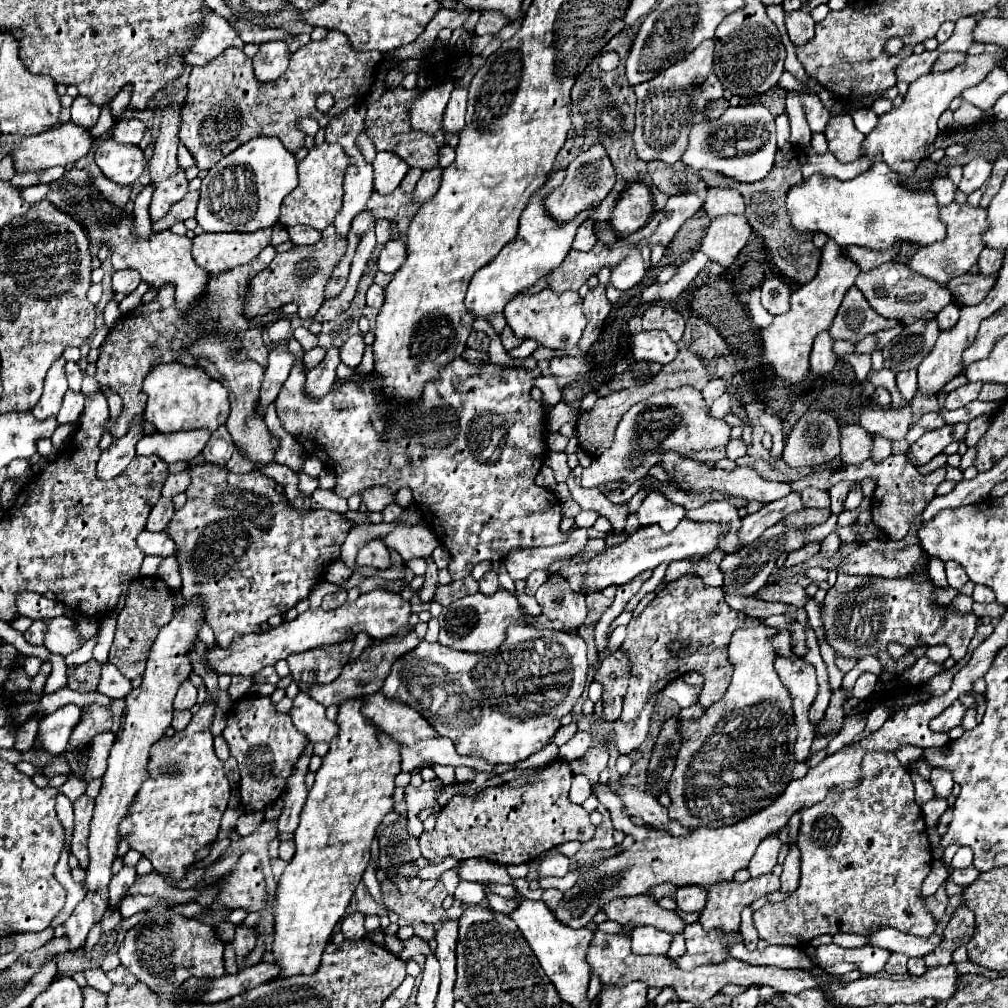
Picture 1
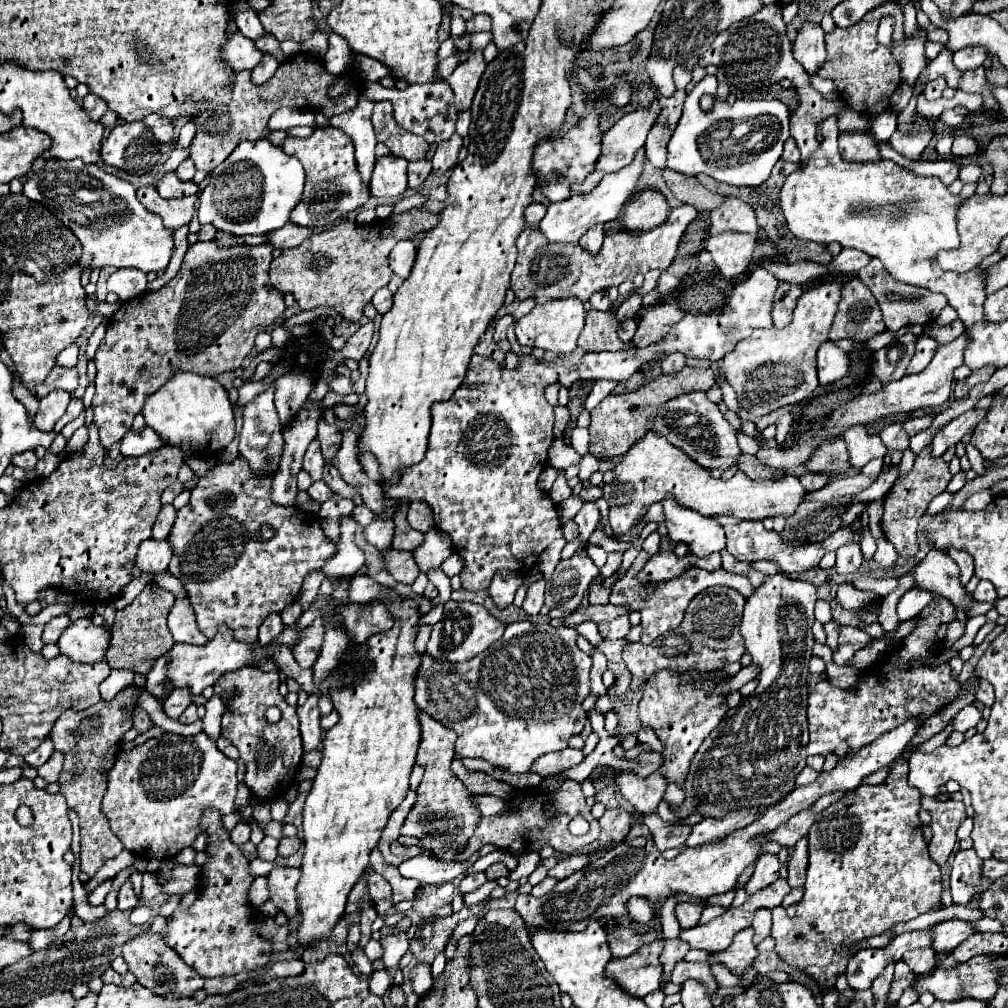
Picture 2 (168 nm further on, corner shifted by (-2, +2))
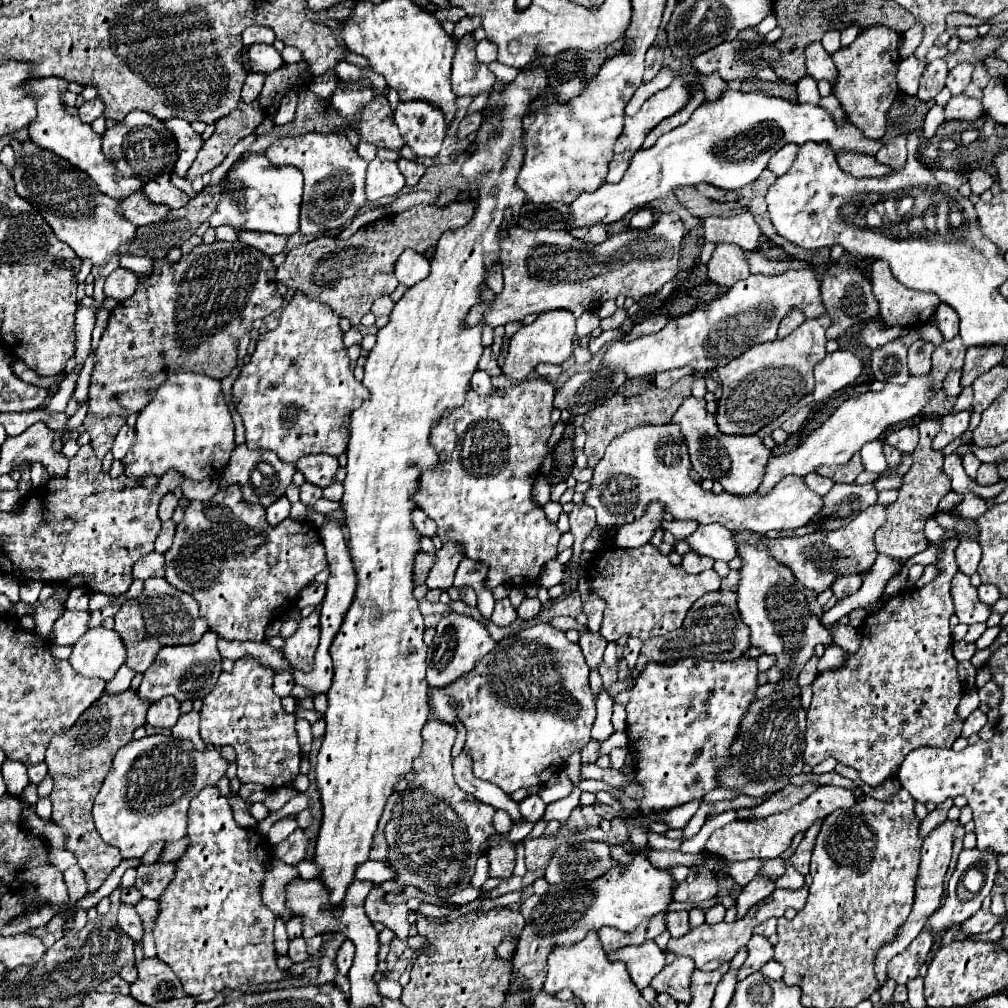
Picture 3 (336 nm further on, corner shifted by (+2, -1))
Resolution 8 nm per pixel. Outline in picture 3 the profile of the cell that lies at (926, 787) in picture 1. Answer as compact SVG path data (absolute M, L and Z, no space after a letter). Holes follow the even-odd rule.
M947 820L945 824L937 826L923 842L923 850L921 850L921 866L919 866L919 876L917 876L917 888L915 888L915 904L913 904L913 910L907 918L907 922L903 924L903 928L899 930L897 938L889 944L885 944L879 954L877 954L877 962L875 962L875 972L877 972L877 978L881 984L885 984L887 980L887 962L897 954L897 952L903 952L915 938L917 934L923 930L927 918L941 906L941 896L943 896L943 878L945 878L945 872L949 868L949 862L951 862L951 846L953 846L953 832L955 828L959 826L959 822L951 822Z

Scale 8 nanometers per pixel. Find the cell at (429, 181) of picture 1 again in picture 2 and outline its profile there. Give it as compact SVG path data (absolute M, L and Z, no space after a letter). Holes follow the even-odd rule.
M453 133L451 139L437 145L437 151L435 151L433 159L431 159L435 175L443 175L445 171L449 171L449 169L453 169L457 165L457 153L459 153L461 145L463 145L463 139L457 133Z

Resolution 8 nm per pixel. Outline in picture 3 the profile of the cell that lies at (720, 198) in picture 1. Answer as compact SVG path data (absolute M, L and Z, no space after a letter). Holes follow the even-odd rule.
M743 212L733 218L715 218L715 216L705 218L703 230L707 242L713 244L731 242L741 246L743 250L755 250L761 236L761 230L753 220L751 212Z

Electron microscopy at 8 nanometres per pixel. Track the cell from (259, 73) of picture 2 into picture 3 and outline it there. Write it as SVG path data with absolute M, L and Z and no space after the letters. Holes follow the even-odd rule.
M255 72L247 74L247 80L245 80L245 86L243 86L243 92L241 92L241 100L243 102L255 100L261 94L263 82L265 82L265 76L263 74L255 74Z

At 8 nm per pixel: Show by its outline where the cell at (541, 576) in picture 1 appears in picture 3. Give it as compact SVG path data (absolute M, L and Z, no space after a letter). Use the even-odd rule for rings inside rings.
M525 598L523 604L517 608L517 614L521 620L533 620L541 610L539 598Z

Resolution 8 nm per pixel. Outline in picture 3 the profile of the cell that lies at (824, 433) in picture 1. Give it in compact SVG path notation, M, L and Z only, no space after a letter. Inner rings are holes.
M855 454L851 458L851 462L845 466L821 466L821 468L817 468L817 474L827 476L827 478L841 482L841 484L853 484L861 472L863 472L863 464L861 464L859 454Z

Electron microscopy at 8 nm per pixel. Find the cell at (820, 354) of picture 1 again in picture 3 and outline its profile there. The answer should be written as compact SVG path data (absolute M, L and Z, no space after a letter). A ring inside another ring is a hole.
M837 350L833 354L827 354L823 362L815 366L815 402L827 400L833 392L851 386L855 378L861 374L861 360L847 350Z

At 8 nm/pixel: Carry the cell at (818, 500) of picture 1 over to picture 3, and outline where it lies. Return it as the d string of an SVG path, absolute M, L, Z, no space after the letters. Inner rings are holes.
M809 474L809 476L805 476L805 484L813 490L813 492L817 492L817 494L821 494L821 496L825 496L829 490L831 490L831 486L833 486L833 482L829 480L829 478L825 478L825 476L819 476L819 474Z

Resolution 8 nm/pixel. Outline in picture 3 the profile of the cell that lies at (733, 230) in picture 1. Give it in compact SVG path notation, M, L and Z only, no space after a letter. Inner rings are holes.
M717 244L709 264L709 280L723 288L731 288L735 282L749 276L745 252L735 244Z

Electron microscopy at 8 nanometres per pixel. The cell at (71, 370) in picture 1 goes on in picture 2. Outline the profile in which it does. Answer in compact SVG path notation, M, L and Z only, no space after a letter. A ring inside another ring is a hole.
M55 365L51 369L51 373L47 375L47 379L37 387L37 397L45 397L49 391L53 389L65 389L69 393L73 393L77 389L77 381L79 381L79 375L77 375L77 369L75 367L59 367Z

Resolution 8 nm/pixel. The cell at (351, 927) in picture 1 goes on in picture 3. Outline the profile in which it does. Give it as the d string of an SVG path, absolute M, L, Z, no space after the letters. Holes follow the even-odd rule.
M345 940L337 952L337 958L335 958L335 964L337 964L337 970L345 976L353 964L353 954L355 954L355 946L351 940Z

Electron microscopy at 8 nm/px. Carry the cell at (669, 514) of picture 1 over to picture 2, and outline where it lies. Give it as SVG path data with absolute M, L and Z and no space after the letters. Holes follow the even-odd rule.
M667 495L661 505L669 537L687 543L693 555L709 557L711 553L725 549L725 533L717 521L703 517L697 511L687 511L687 507L679 507L671 495Z

